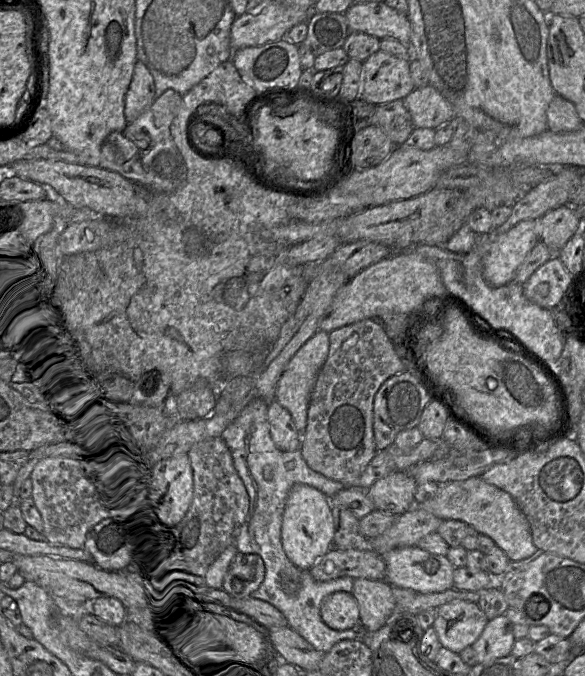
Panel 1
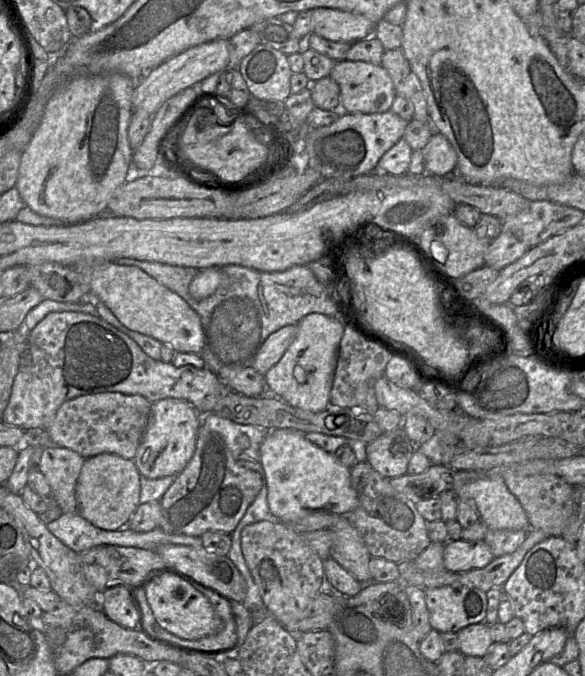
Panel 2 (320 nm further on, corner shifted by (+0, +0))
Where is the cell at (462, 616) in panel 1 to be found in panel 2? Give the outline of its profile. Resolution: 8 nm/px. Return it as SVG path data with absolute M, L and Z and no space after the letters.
M443 586L425 590L425 602L432 629L438 632L457 633L462 628L485 620L487 609L486 592L467 586Z

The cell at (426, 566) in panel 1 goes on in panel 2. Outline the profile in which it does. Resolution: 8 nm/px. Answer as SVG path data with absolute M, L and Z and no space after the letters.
M450 540L444 546L444 567L446 570L454 573L481 569L494 558L491 548L485 540Z

